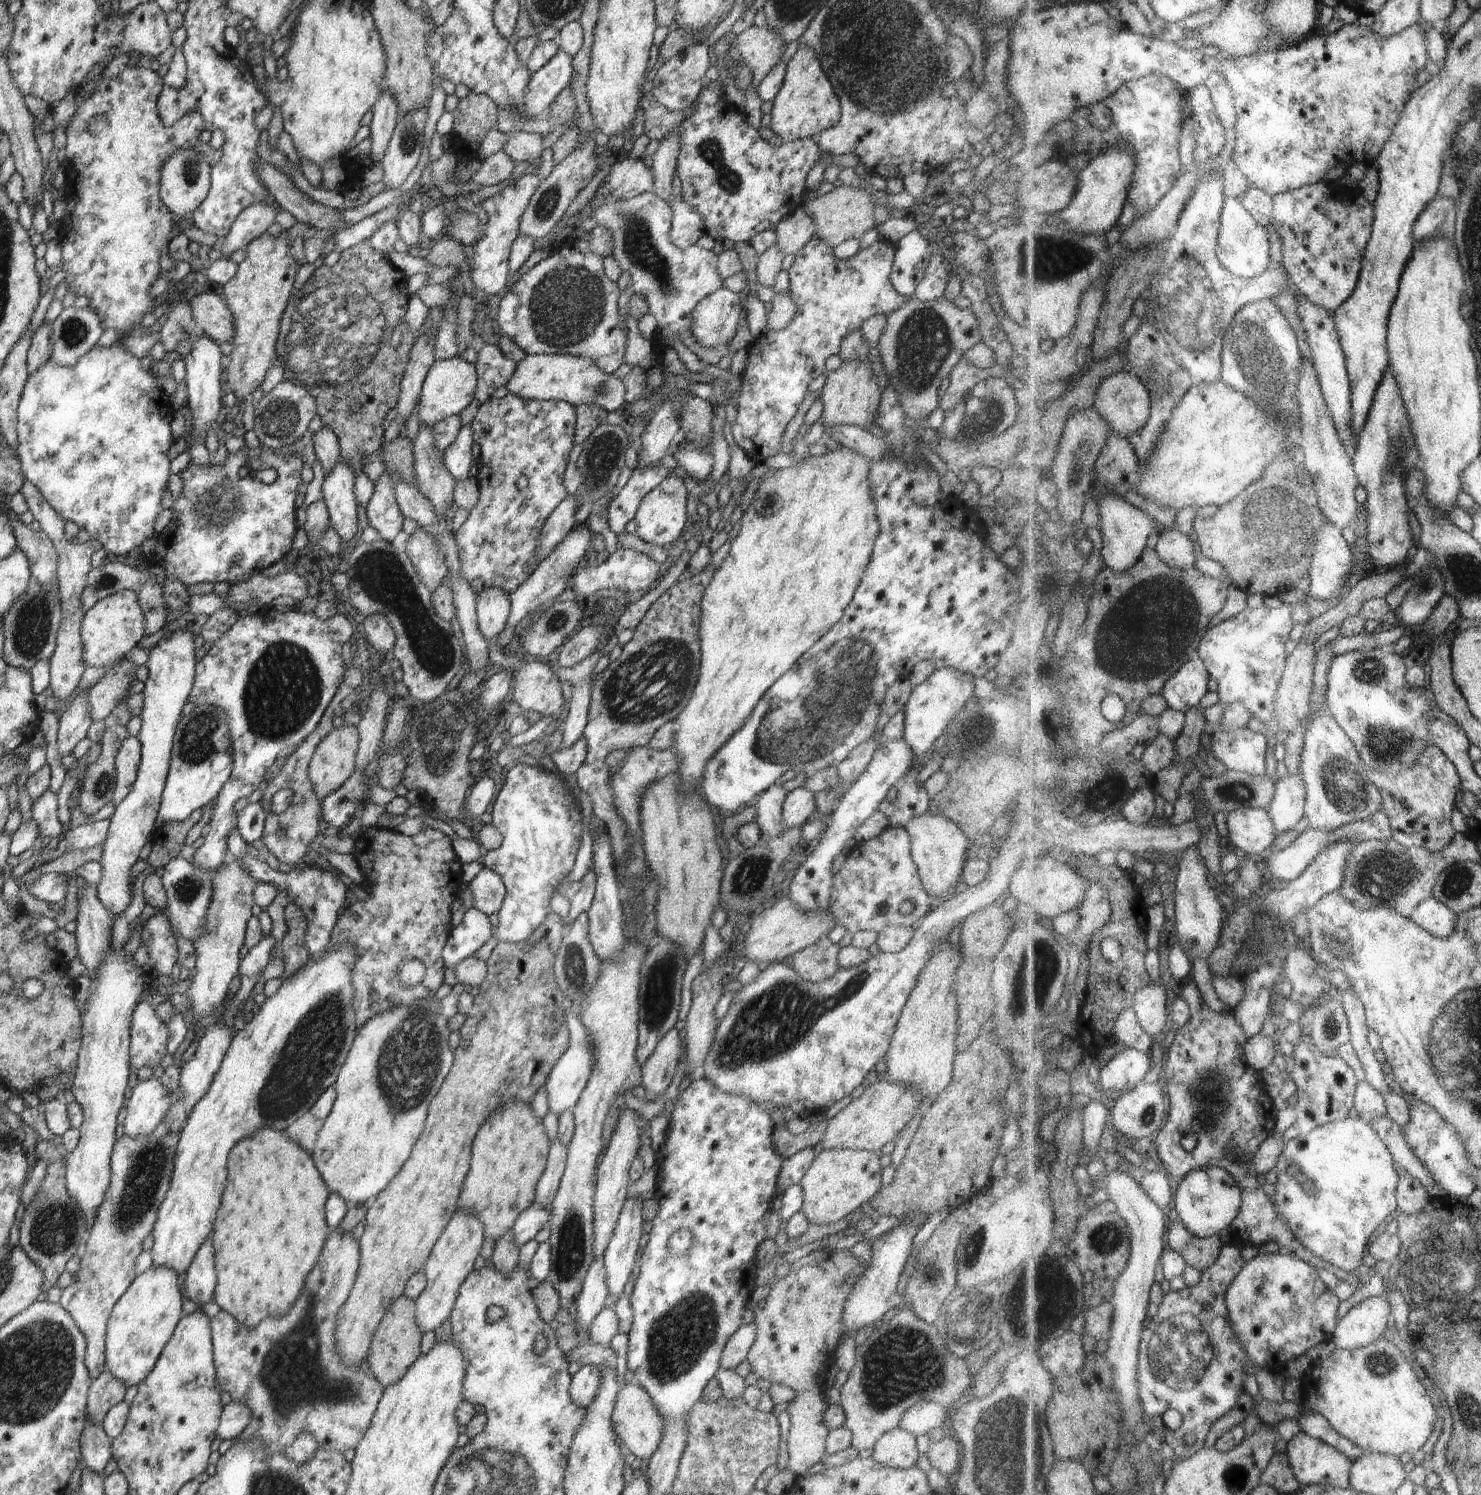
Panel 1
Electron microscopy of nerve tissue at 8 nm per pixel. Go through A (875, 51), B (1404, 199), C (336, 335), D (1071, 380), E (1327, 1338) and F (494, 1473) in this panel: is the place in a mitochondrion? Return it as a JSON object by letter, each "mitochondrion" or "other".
{"A":"mitochondrion","B":"other","C":"mitochondrion","D":"other","E":"other","F":"mitochondrion"}

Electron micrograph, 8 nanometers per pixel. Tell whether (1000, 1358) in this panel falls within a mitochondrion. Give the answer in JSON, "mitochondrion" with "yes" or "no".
{"mitochondrion":"no"}

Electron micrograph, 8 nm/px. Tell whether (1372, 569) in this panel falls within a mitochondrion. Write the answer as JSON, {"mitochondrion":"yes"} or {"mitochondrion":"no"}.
{"mitochondrion":"no"}

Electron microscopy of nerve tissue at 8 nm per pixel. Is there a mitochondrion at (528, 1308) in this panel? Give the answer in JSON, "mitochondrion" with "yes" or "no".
{"mitochondrion":"no"}

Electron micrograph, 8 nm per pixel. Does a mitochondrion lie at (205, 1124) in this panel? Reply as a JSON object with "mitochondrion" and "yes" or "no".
{"mitochondrion":"no"}

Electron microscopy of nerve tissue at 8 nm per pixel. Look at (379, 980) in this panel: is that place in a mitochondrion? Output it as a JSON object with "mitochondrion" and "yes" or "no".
{"mitochondrion":"yes"}

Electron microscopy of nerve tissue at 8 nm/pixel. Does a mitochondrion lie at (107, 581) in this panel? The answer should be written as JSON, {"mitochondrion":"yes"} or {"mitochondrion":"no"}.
{"mitochondrion":"yes"}

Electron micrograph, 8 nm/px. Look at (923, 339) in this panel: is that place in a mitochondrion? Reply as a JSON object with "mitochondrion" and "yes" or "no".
{"mitochondrion":"yes"}

